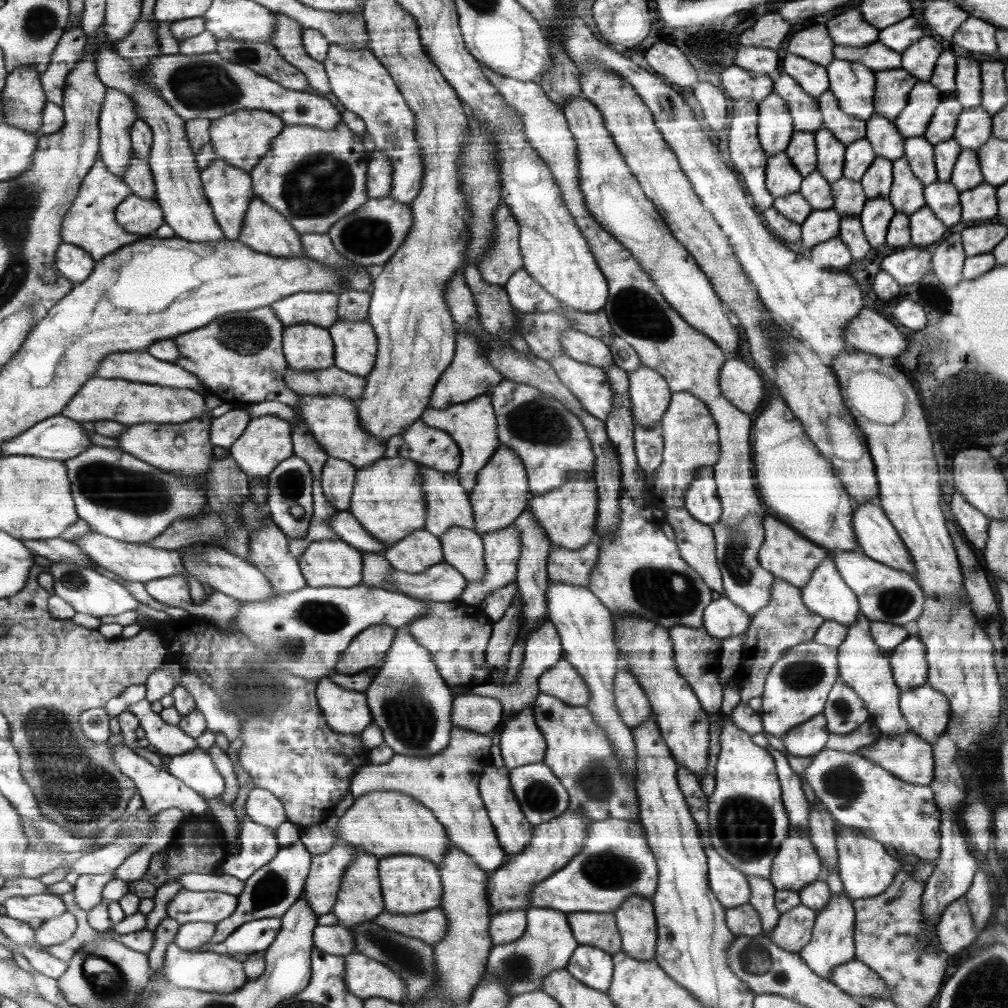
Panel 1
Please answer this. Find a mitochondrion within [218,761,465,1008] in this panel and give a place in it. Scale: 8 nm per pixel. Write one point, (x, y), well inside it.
(407, 956)

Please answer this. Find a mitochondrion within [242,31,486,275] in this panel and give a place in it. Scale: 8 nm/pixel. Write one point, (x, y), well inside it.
(314, 187)

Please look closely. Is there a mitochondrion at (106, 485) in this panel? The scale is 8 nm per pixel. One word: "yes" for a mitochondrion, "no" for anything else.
yes

